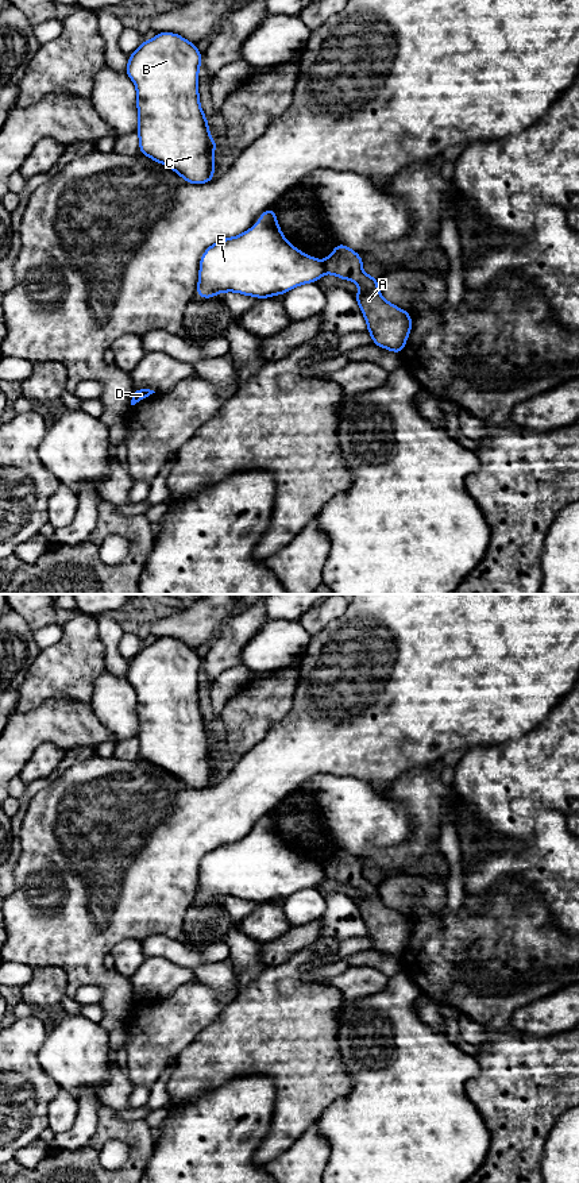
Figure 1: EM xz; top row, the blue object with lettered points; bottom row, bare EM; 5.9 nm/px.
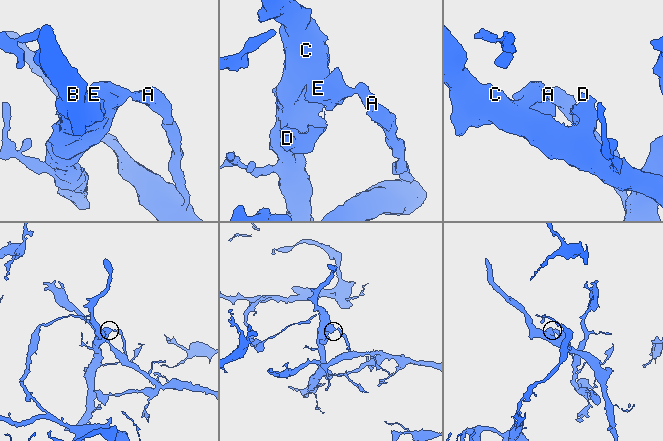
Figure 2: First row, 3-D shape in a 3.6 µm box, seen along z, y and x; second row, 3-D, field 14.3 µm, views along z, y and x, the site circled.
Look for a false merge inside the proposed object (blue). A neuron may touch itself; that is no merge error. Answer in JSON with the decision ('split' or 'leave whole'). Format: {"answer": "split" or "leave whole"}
{"answer": "split"}

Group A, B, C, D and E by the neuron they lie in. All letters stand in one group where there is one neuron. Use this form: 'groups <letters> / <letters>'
groups A / B C D E

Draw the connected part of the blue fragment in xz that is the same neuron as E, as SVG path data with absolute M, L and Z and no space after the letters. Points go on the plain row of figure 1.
M271 812L260 820L252 833L238 841L221 844L204 856L196 898L201 903L212 903L224 897L269 903L285 899L302 889L316 887L324 879L325 874L320 864L304 859L285 844Z

